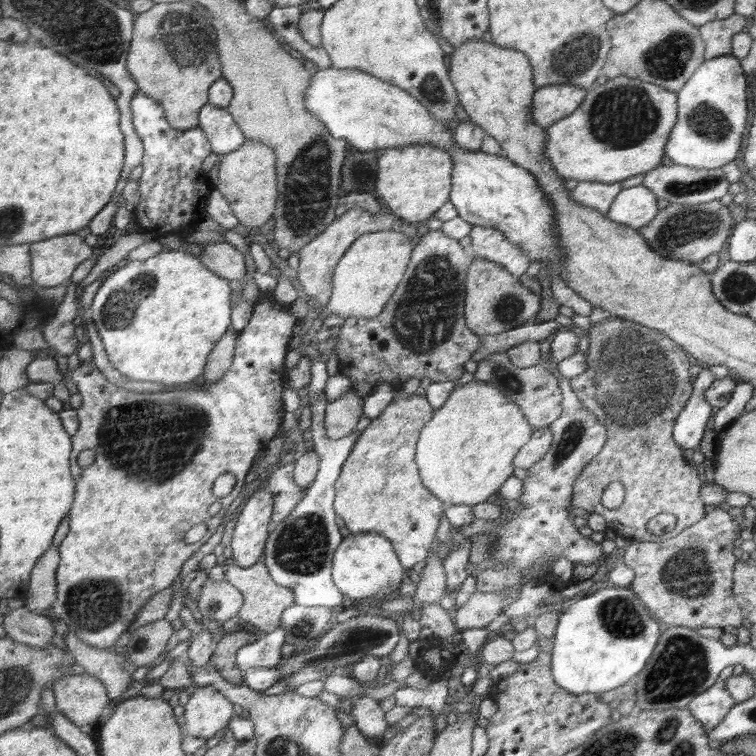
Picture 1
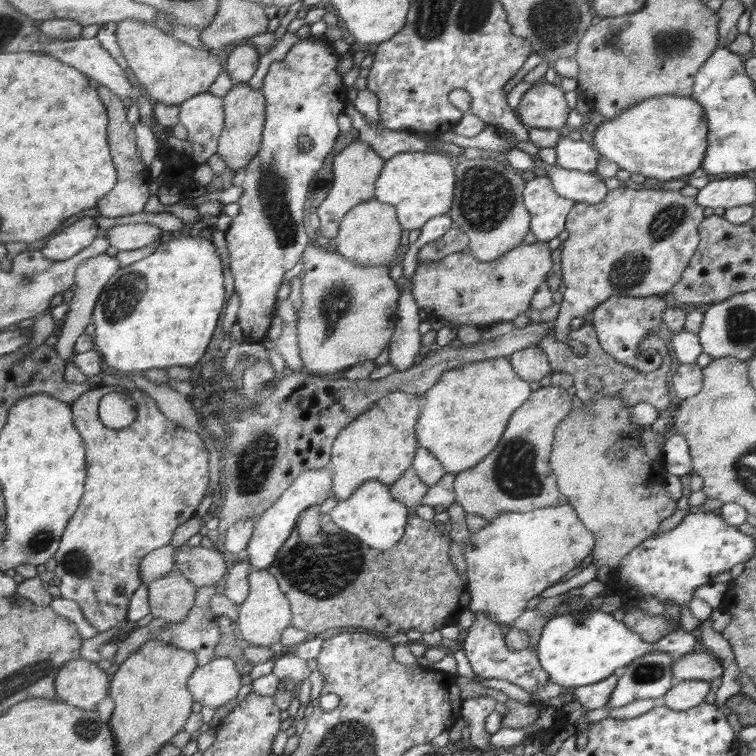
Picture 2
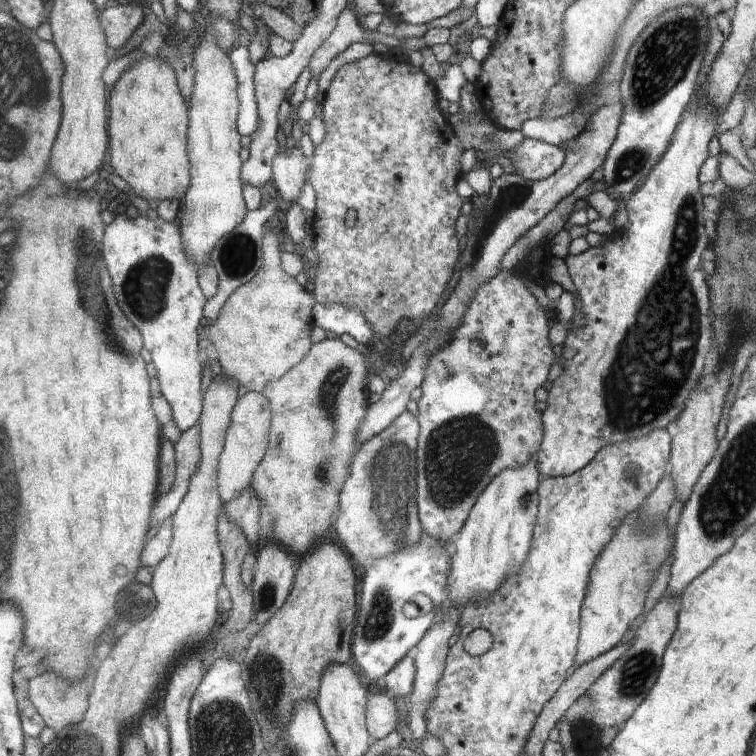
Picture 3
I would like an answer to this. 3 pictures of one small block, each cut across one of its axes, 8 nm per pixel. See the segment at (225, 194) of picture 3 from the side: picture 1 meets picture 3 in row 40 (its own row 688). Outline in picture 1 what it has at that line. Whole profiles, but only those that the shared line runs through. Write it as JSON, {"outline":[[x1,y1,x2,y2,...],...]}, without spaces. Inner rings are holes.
{"outline":[[214,685,196,687,185,708,186,734,208,739,218,735,218,730,222,730,234,716,232,702]]}

